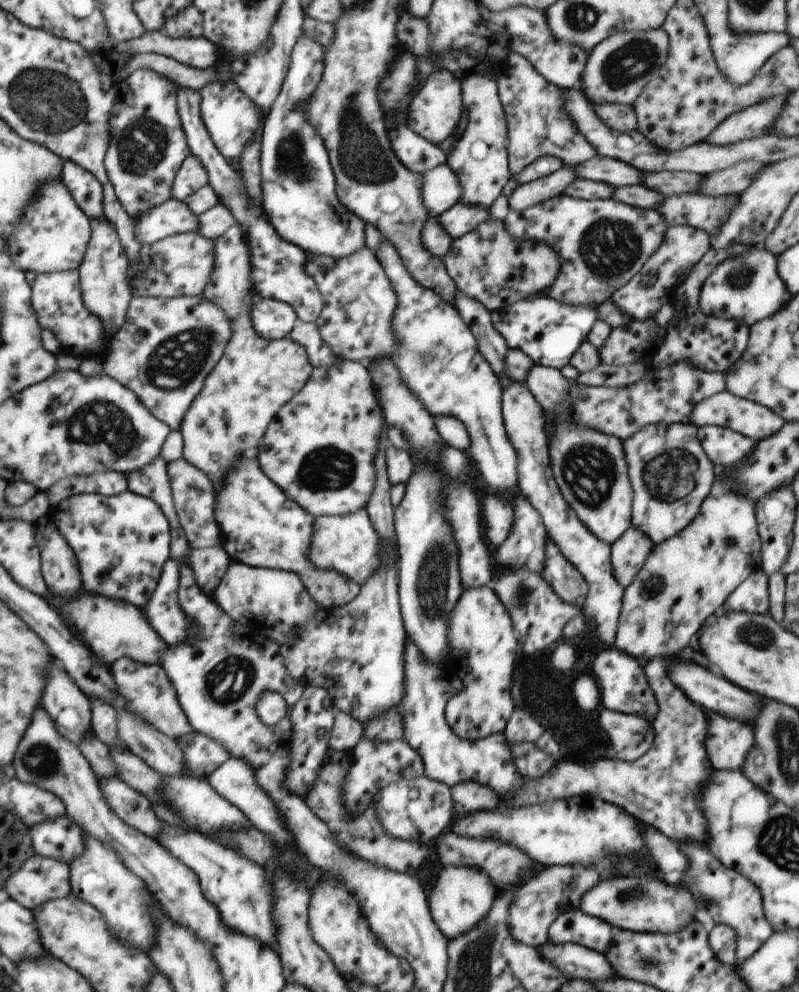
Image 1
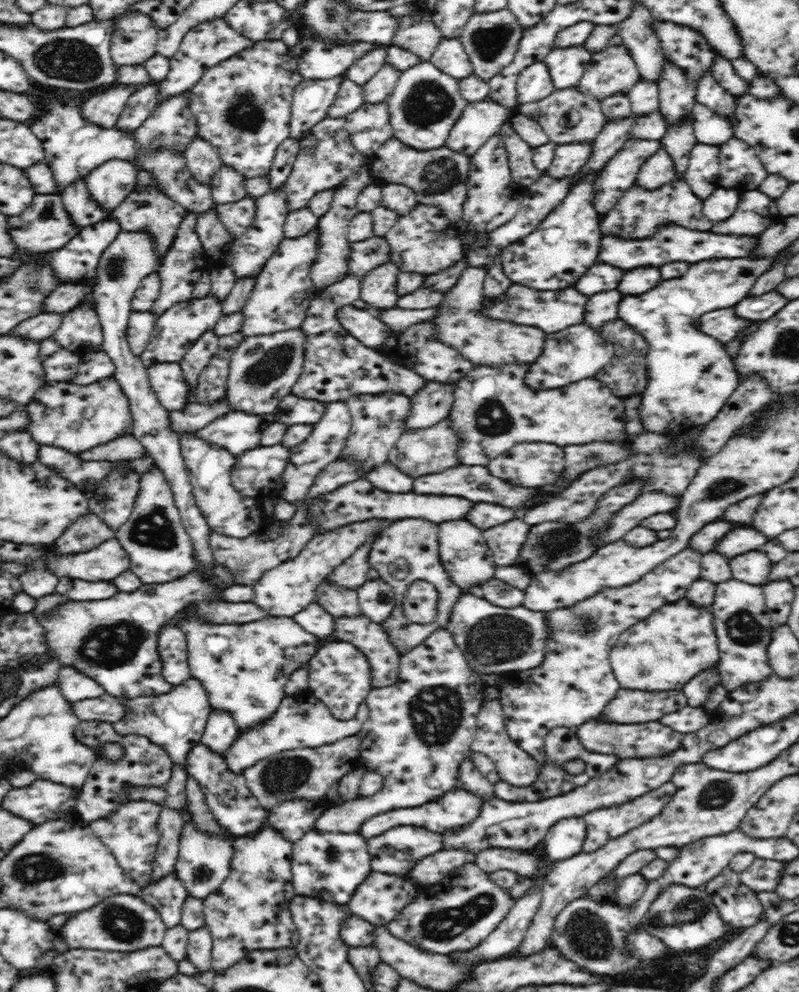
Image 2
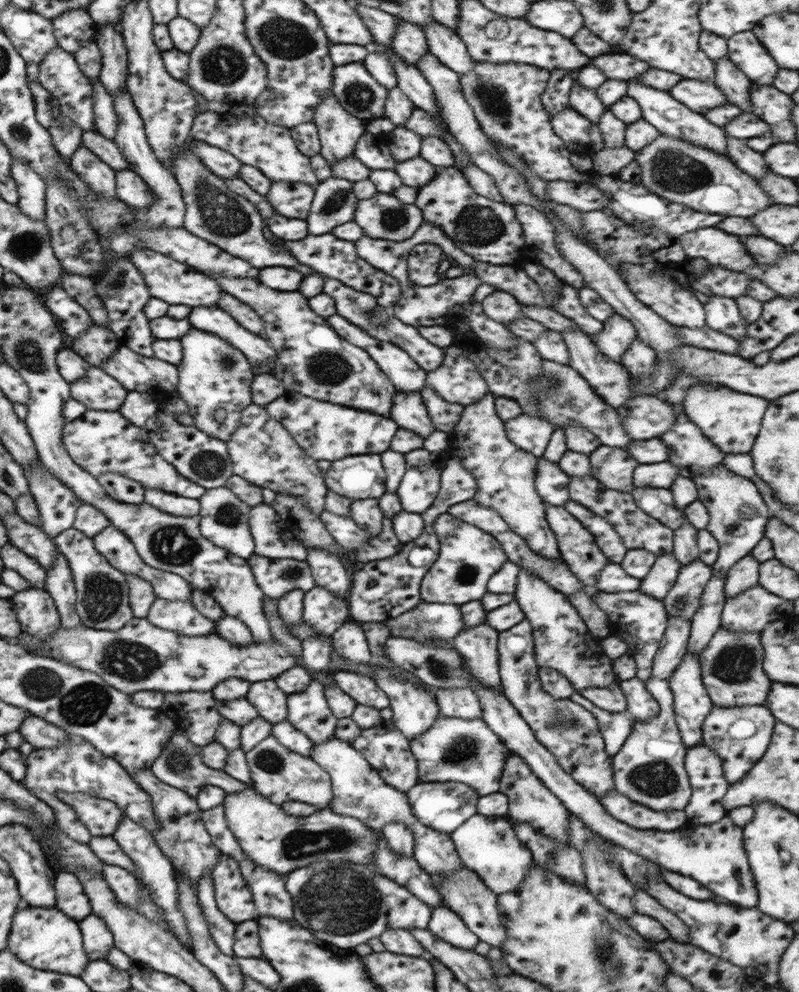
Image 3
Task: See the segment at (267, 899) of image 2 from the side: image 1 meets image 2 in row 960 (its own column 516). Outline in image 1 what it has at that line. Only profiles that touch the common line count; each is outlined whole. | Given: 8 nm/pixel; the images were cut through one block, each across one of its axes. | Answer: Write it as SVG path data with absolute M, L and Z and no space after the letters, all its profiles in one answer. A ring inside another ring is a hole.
M562 193L561 195L555 196L550 200L541 202L540 204L535 204L534 206L525 208L521 211L510 211L503 219L505 225L507 226L507 231L515 238L520 239L521 242L528 239L529 241L545 242L548 243L558 254L561 256L561 261L563 265L561 266L560 274L554 281L554 284L547 289L545 296L556 299L558 302L563 302L565 305L572 306L590 306L602 304L606 299L610 299L612 294L614 294L621 286L624 286L635 274L640 272L640 269L648 258L654 254L654 251L660 246L664 235L666 234L669 225L663 214L657 212L656 209L641 209L640 207L630 206L624 204L623 202L618 202L616 199L610 197L609 199L598 199L587 201L584 199L579 199L570 195Z

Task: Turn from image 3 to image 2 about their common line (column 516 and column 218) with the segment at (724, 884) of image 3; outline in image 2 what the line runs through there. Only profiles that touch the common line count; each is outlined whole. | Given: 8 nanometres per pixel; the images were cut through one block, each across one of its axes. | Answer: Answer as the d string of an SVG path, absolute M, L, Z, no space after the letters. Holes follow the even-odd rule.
M211 710L201 743L212 752L223 756L234 740L238 739L239 730L234 719L227 712Z

